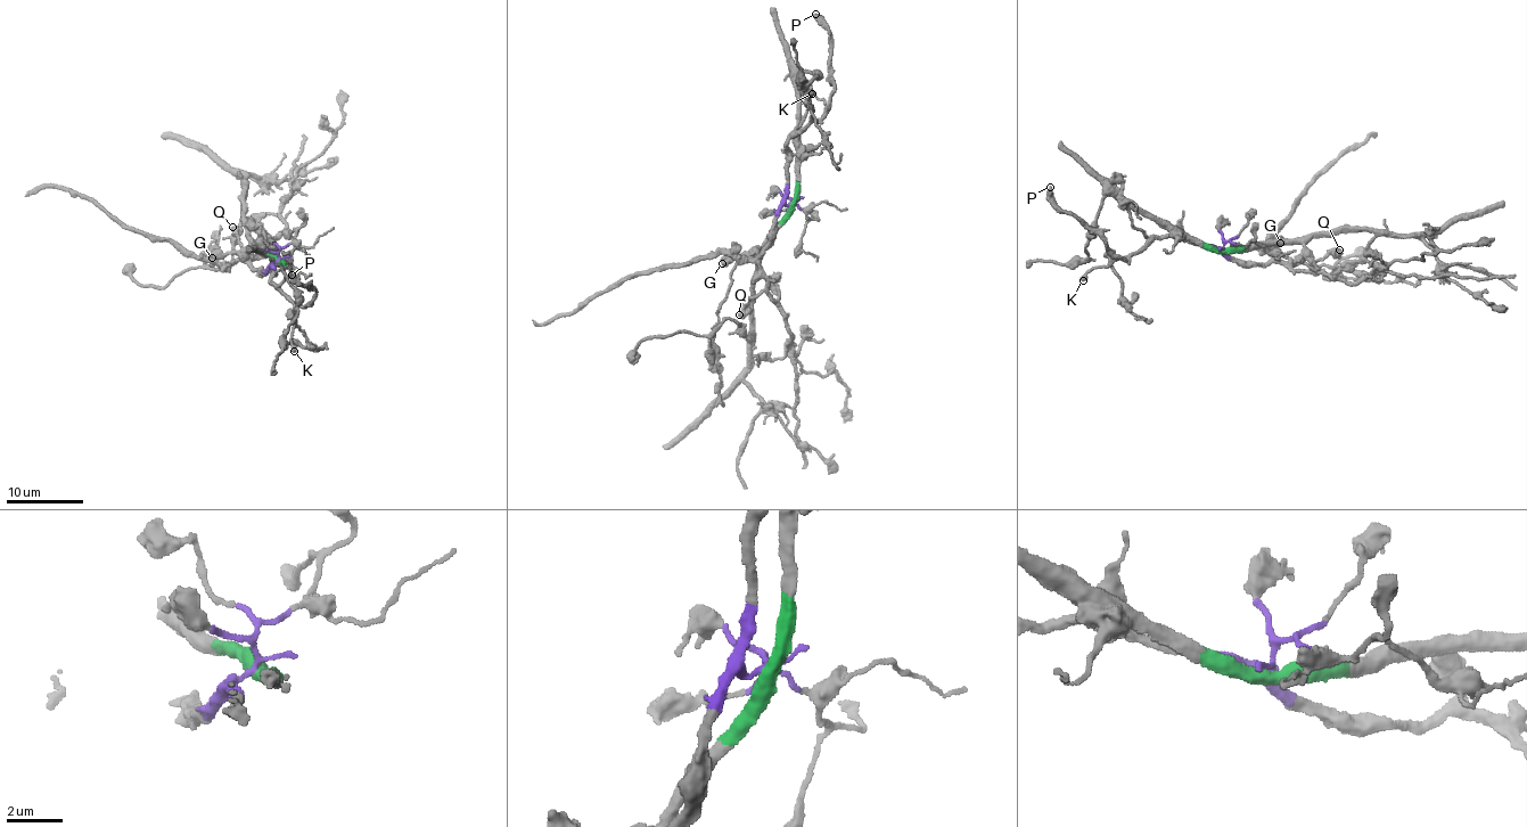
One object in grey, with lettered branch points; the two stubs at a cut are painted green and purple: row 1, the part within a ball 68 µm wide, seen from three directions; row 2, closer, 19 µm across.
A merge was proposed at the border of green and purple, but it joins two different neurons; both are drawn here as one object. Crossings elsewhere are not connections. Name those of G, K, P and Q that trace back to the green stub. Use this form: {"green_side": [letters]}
{"green_side": ["G"]}

